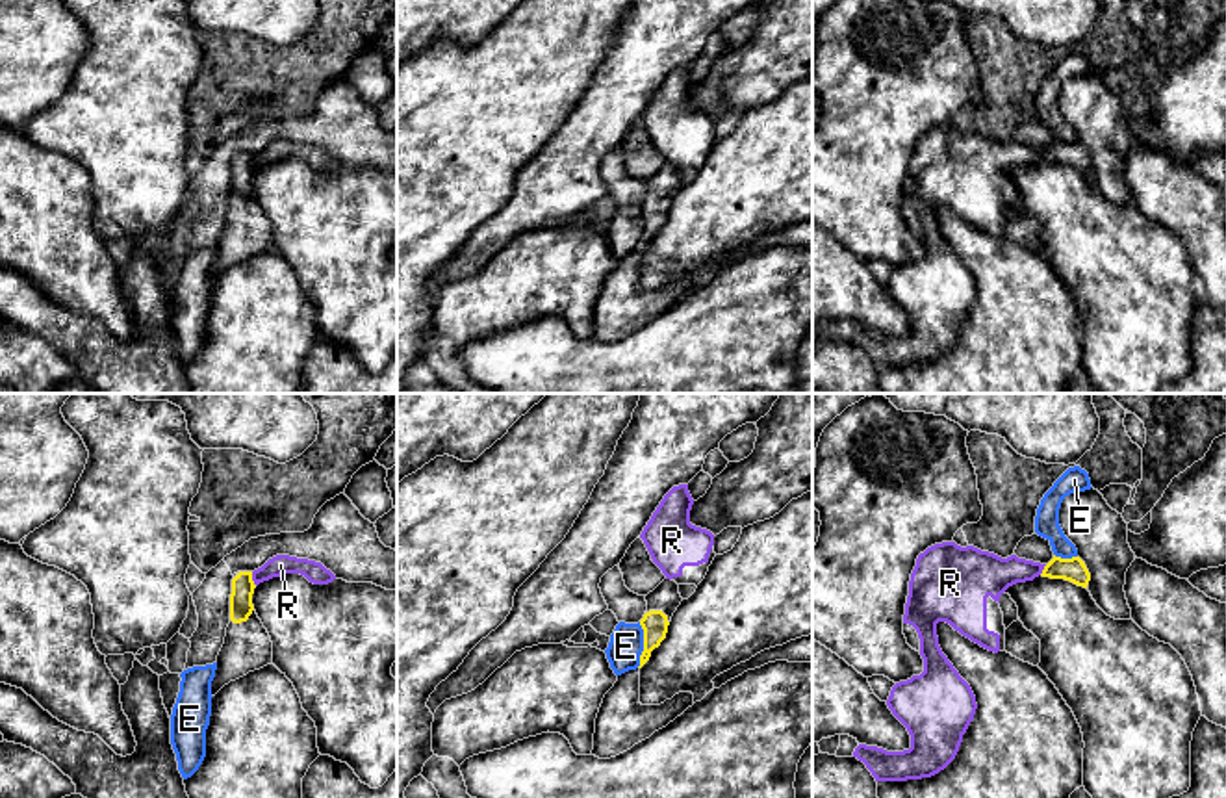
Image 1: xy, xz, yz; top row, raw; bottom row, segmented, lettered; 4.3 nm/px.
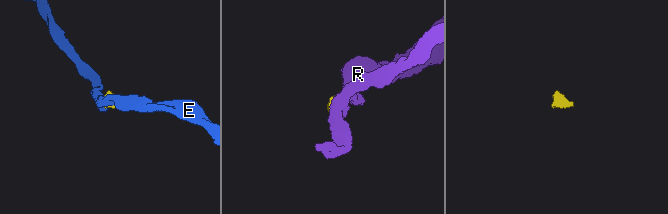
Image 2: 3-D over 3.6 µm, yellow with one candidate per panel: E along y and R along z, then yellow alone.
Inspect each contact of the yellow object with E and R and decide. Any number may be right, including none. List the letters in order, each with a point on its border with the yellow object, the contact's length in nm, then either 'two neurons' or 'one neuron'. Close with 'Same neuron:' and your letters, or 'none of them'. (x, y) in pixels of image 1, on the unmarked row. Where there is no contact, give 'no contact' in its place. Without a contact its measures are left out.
E: contact xz (644, 229); length 200 nm; two neurons
R: contact xy (251, 164); length 70 nm; two neurons
Same neuron: none of them

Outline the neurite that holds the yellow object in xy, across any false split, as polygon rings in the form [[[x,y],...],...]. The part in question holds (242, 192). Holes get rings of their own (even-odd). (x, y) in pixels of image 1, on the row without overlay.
[[[252,156],[234,158],[230,208],[226,212],[224,228],[215,245],[217,254],[211,265],[211,280],[230,265],[273,247],[271,221],[252,189],[254,173]]]

